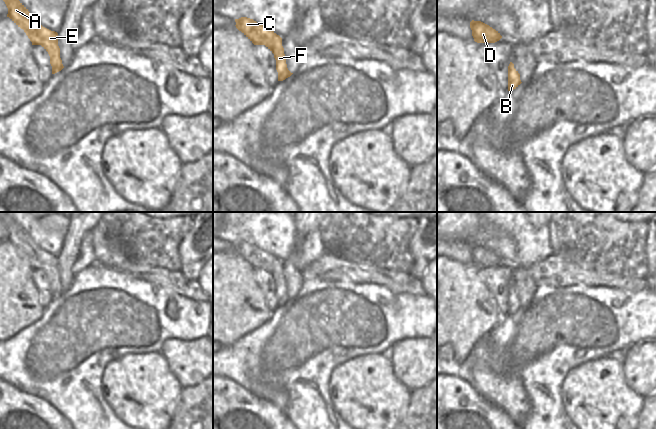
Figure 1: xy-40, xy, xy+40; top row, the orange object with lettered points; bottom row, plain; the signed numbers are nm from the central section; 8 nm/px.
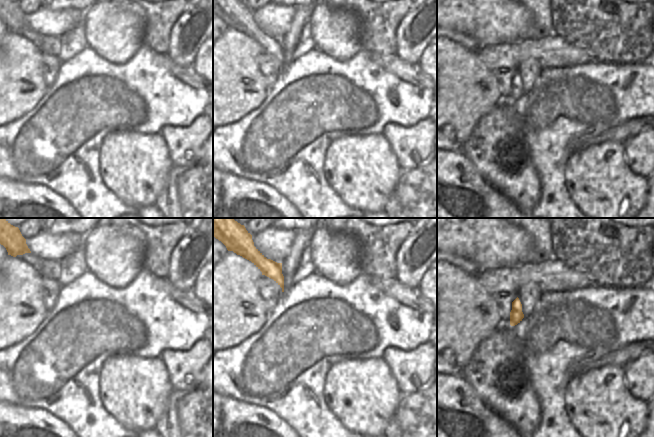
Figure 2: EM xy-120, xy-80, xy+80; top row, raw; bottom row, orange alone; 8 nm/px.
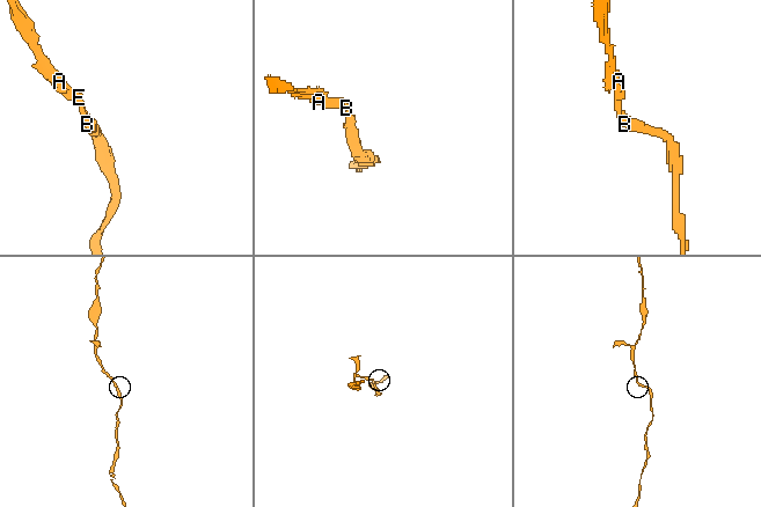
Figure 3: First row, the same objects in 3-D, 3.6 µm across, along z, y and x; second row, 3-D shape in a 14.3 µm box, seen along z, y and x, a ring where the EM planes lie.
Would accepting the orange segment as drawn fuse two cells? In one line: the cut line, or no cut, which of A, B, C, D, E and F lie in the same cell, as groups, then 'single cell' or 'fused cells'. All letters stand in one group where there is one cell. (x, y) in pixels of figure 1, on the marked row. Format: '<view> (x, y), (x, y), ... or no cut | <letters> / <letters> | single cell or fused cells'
no cut | A B C D E F | single cell

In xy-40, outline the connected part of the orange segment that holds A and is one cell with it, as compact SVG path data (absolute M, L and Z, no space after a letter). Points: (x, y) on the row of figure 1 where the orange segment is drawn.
M3 0L8 8L9 17L24 30L32 45L41 45L50 56L52 74L61 71L64 66L60 58L58 33L43 27L19 0Z

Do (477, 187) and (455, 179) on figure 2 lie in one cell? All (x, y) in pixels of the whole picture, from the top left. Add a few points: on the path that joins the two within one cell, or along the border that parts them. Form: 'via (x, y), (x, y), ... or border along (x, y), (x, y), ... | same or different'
via (472, 187), (460, 184) | same

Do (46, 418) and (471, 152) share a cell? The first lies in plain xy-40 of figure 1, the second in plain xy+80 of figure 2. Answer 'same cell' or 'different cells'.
different cells

